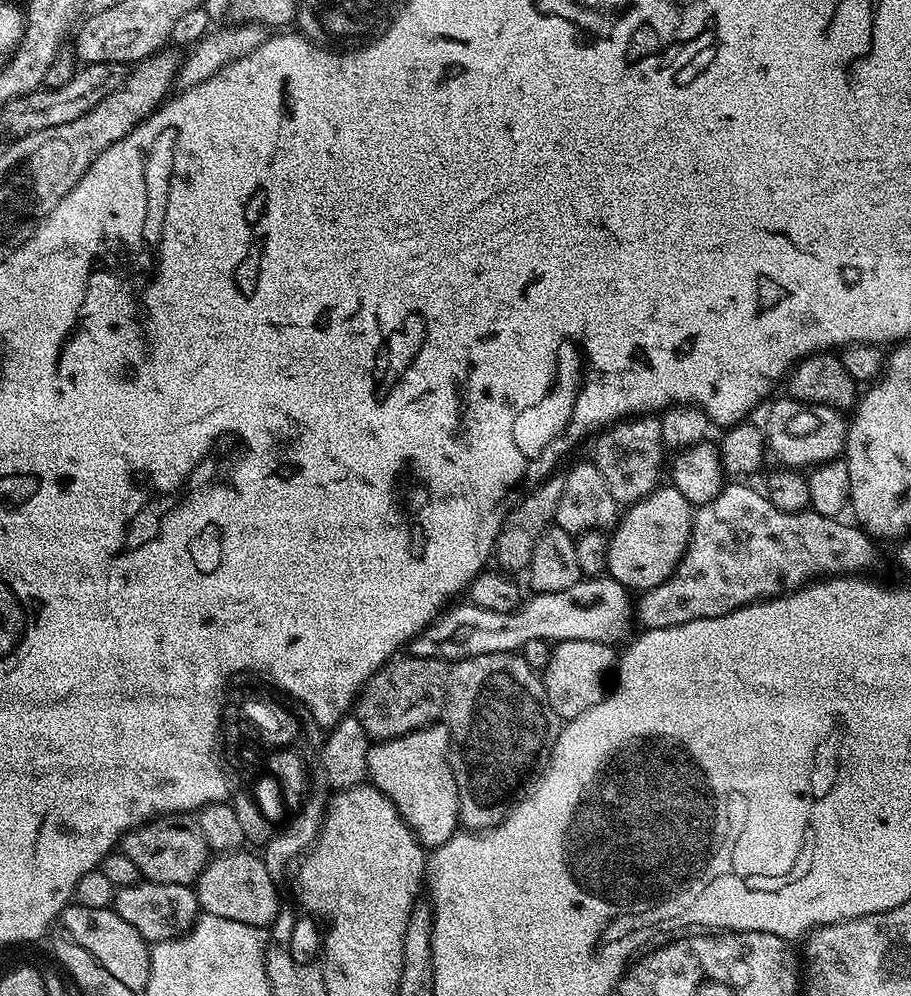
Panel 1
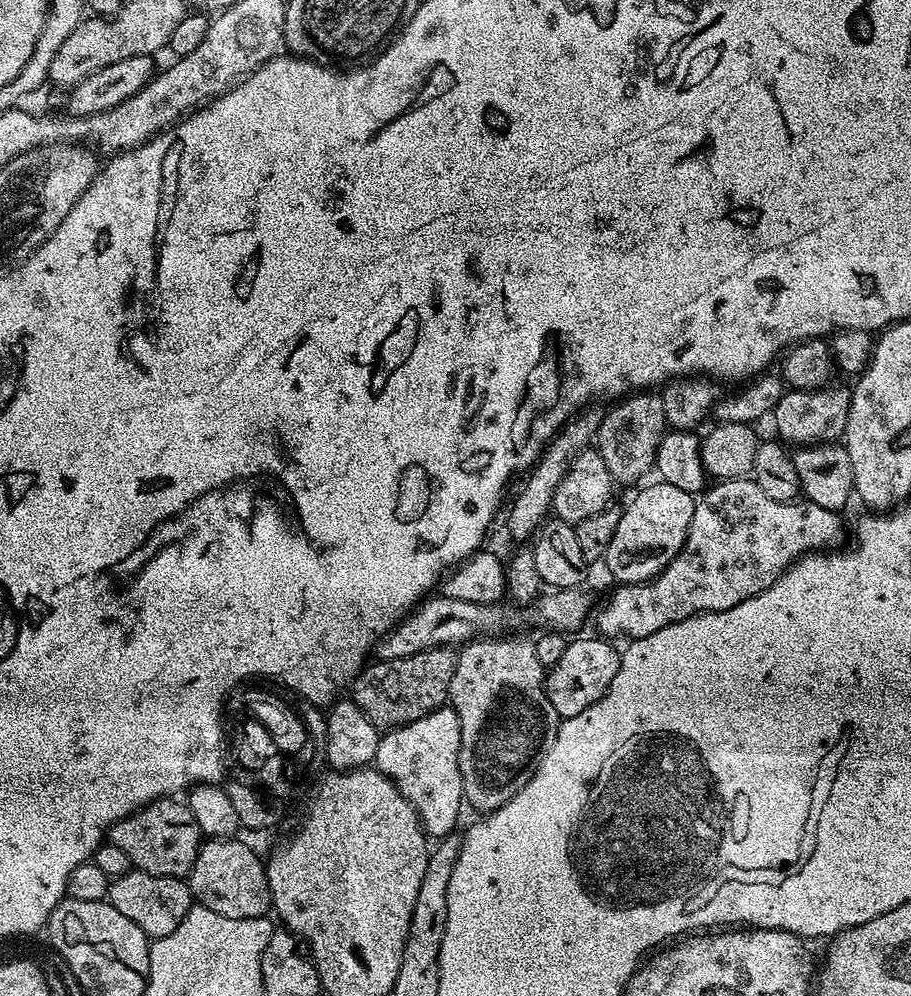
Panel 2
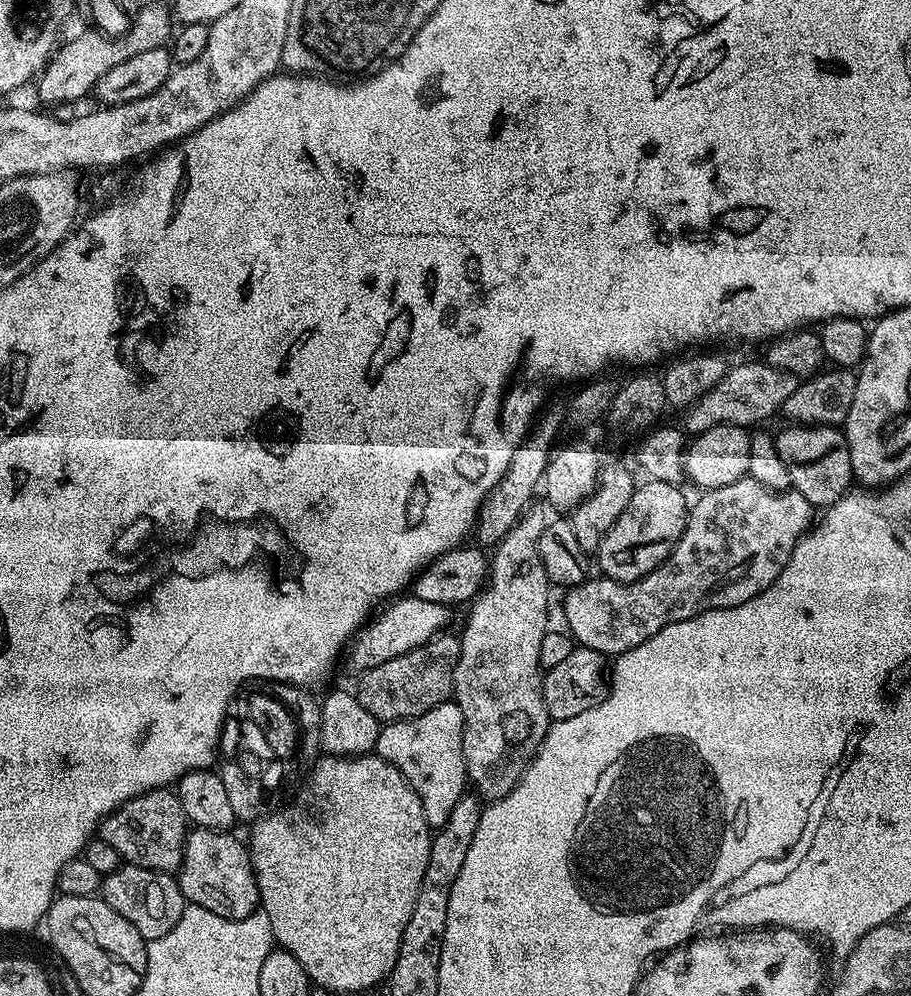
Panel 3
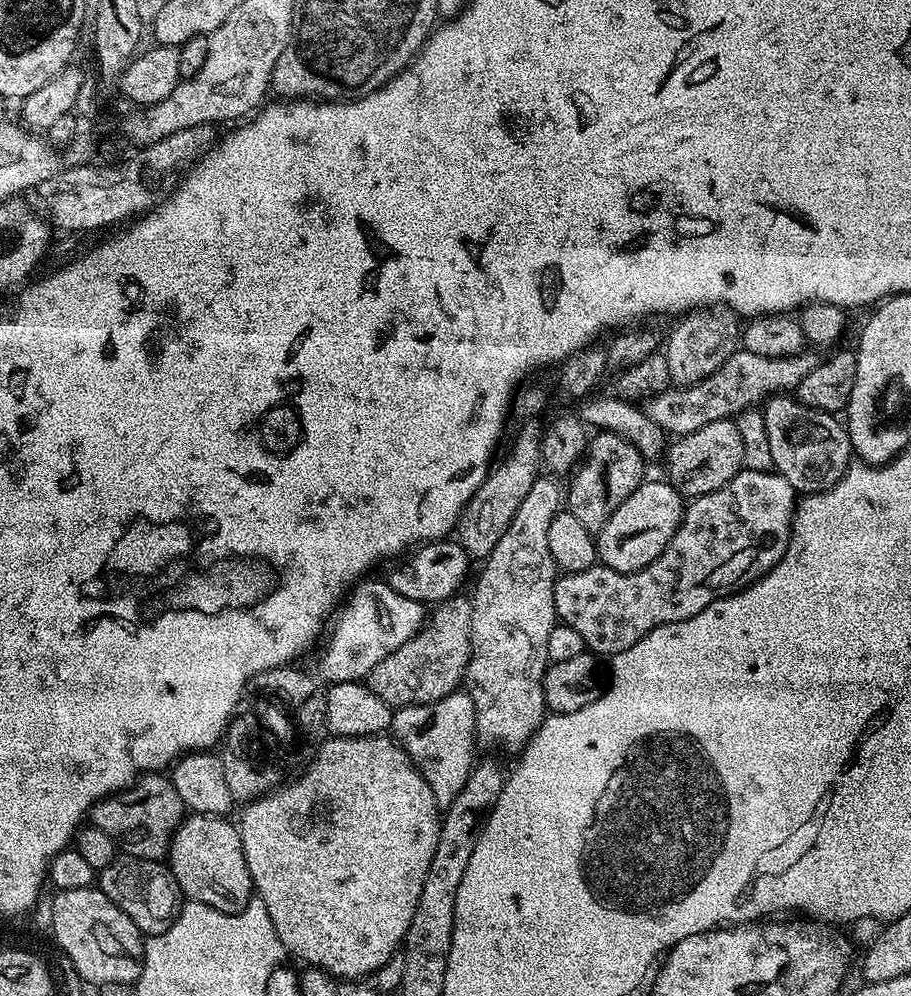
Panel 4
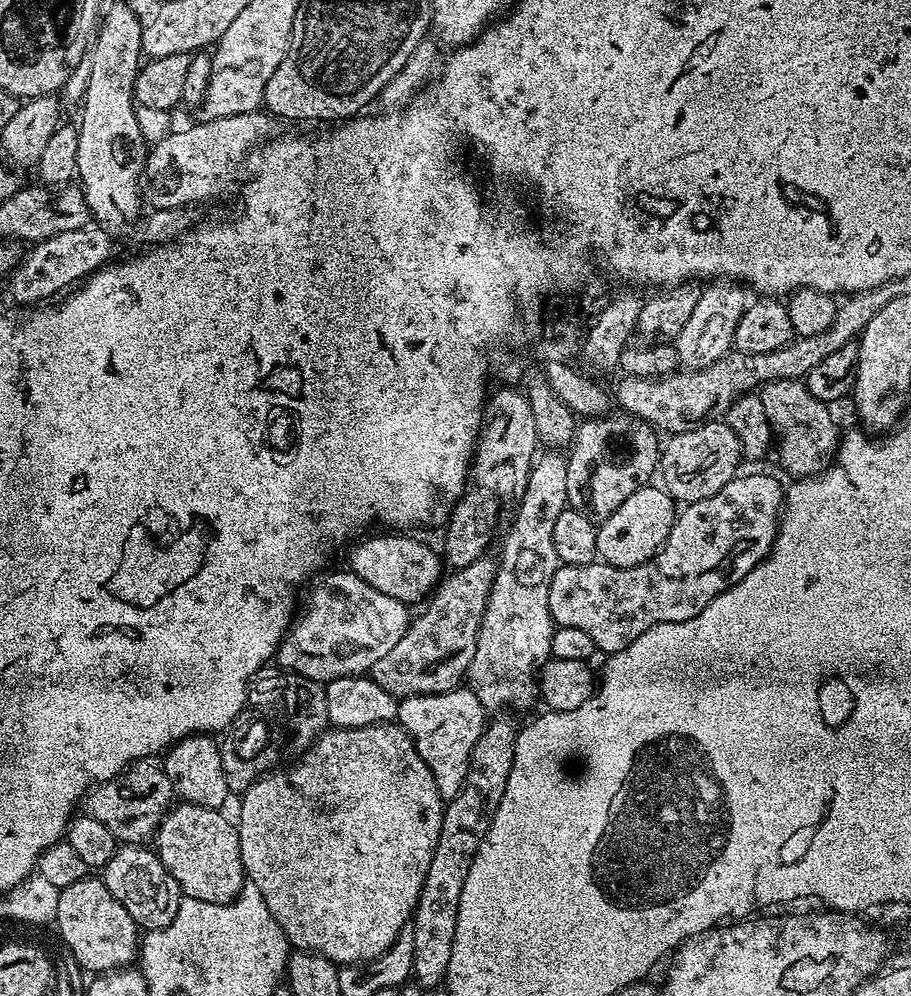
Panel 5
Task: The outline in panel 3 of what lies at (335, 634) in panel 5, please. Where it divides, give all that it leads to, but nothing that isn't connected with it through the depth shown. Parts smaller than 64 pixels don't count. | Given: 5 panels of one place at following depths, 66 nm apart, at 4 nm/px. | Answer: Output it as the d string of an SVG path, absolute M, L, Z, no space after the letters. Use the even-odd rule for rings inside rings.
M404 594L391 602L385 603L356 633L346 652L346 661L356 674L374 666L382 666L382 662L390 662L390 658L398 658L398 654L406 654L435 636L441 635L451 622L449 605L438 602L426 602L415 594Z

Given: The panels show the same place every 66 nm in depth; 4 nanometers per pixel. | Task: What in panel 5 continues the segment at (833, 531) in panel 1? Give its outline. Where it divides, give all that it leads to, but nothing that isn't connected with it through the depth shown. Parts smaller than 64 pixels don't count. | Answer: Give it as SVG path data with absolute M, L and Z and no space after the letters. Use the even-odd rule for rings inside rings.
M752 472L749 476L737 474L718 494L702 498L679 509L670 538L658 554L646 562L629 568L610 566L603 562L590 564L566 564L560 567L550 582L550 614L552 623L565 628L574 626L594 638L601 653L611 654L626 650L634 638L646 634L659 624L681 624L706 610L706 606L718 594L730 586L742 582L750 570L754 570L768 557L780 531L780 517L786 495L785 485L779 484L764 472Z

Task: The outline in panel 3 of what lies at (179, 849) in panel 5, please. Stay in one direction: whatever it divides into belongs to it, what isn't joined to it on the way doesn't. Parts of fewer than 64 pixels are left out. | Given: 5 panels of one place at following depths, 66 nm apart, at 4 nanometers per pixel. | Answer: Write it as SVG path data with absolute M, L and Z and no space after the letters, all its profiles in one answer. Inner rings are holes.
M193 827L191 831L189 831L186 842L184 843L184 860L178 869L178 879L180 881L180 889L182 890L185 901L202 906L214 914L222 914L222 918L241 920L242 918L246 918L249 916L249 914L257 911L257 909L260 908L260 891L258 890L258 882L256 881L256 872L252 869L252 854L249 845L245 843L245 841L243 844L243 842L240 841L238 837L232 835L236 834L233 834L231 831L219 832L218 830L212 830L210 828Z

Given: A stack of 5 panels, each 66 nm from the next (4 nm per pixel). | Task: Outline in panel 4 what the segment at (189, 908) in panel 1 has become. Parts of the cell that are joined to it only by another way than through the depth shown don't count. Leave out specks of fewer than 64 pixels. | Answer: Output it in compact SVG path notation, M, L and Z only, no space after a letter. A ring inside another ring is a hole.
M117 855L110 866L99 869L98 887L100 891L138 926L145 937L162 934L162 930L170 930L174 918L180 912L182 893L172 877L172 869L167 863L159 860L147 860L137 856Z

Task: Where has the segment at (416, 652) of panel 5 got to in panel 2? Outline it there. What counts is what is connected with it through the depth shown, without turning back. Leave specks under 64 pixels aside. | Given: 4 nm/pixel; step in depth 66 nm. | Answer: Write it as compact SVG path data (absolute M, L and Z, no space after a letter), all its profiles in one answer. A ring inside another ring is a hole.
M451 647L431 648L422 650L418 654L410 654L406 658L394 658L393 660L377 659L376 664L369 663L361 671L360 675L350 685L350 698L374 722L381 730L401 728L403 724L414 722L434 710L445 707L448 704L448 691L450 682L454 678L457 653Z

